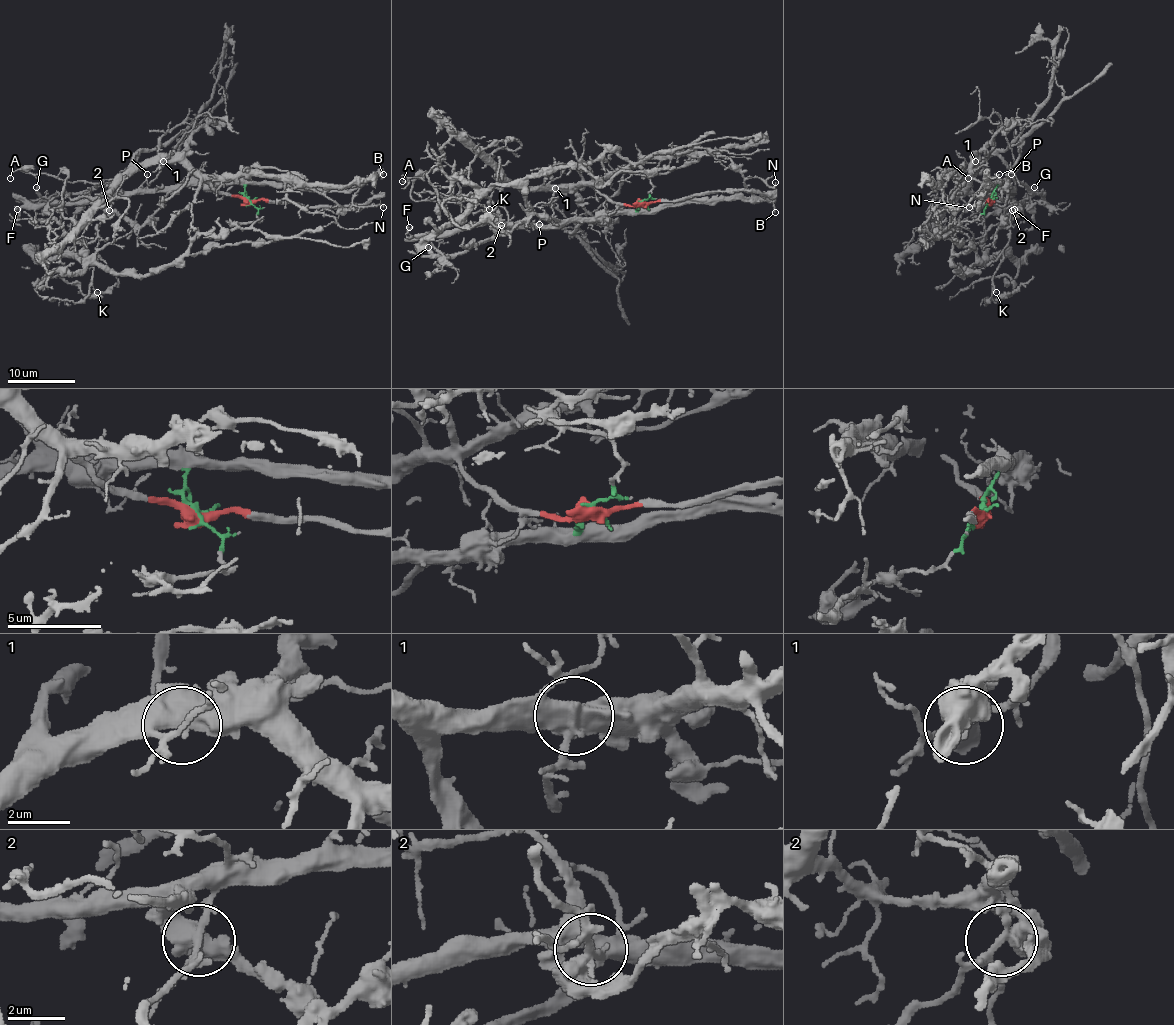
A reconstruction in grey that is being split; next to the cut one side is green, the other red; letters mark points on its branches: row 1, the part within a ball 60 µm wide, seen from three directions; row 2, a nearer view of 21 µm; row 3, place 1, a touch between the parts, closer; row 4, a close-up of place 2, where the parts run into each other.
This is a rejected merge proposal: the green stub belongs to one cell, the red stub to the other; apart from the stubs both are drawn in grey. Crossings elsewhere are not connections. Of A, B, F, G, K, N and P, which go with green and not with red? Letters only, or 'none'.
A, B, F, K, N, P

